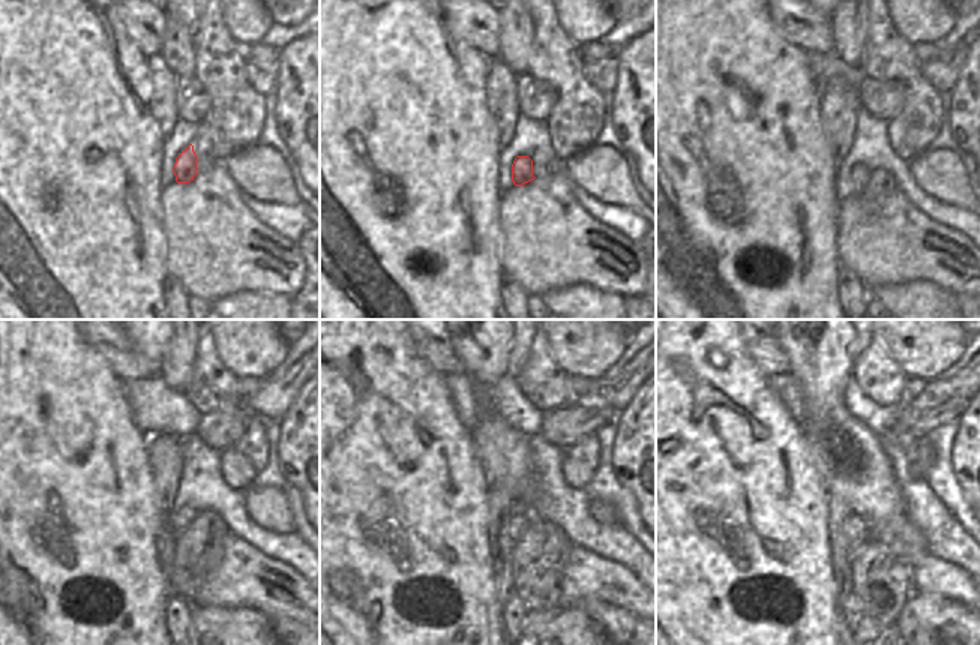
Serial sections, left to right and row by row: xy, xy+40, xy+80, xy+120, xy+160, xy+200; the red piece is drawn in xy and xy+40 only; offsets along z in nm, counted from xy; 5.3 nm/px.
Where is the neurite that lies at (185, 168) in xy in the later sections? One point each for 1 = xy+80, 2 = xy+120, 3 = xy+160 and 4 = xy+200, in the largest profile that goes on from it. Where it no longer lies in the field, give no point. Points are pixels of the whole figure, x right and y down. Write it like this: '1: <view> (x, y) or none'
1: xy+80 (859, 174)
2: xy+120 (186, 515)
3: xy+160 (517, 524)
4: xy+200 (854, 530)

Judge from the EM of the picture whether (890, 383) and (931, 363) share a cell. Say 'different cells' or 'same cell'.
different cells

